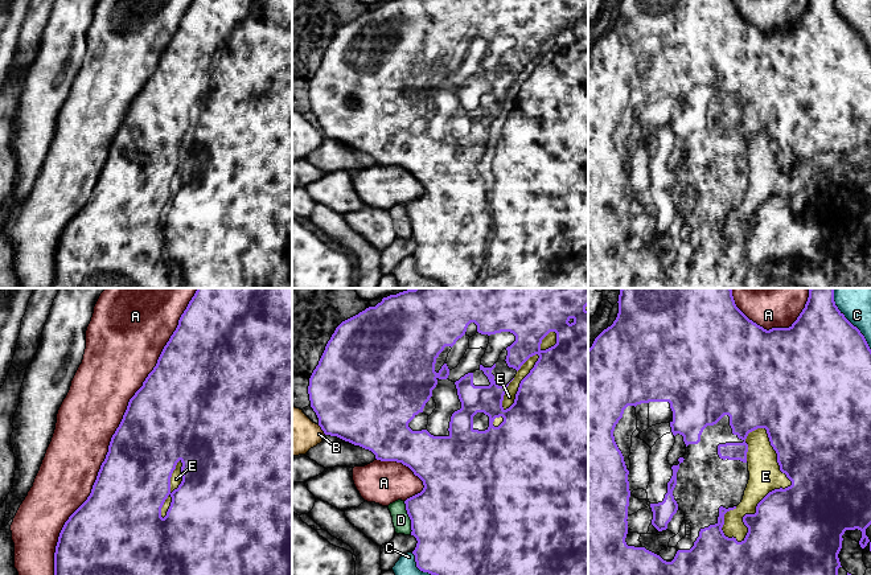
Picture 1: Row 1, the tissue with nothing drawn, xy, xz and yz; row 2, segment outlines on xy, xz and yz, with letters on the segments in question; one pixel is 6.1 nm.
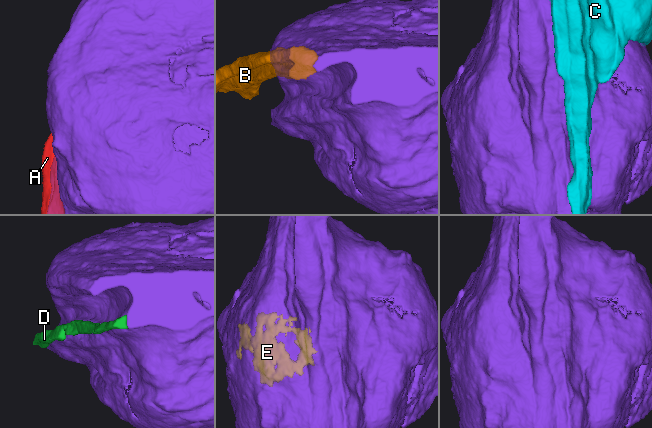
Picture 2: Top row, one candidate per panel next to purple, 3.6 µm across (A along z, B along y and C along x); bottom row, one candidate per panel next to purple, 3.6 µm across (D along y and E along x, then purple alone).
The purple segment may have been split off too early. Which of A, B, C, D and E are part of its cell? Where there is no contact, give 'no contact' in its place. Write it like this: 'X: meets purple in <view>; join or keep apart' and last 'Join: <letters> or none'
A: meets purple in xy; keep apart
B: meets purple in xz; keep apart
C: meets purple in yz; keep apart
D: meets purple in xz; keep apart
E: meets purple in yz; join
Join: E

